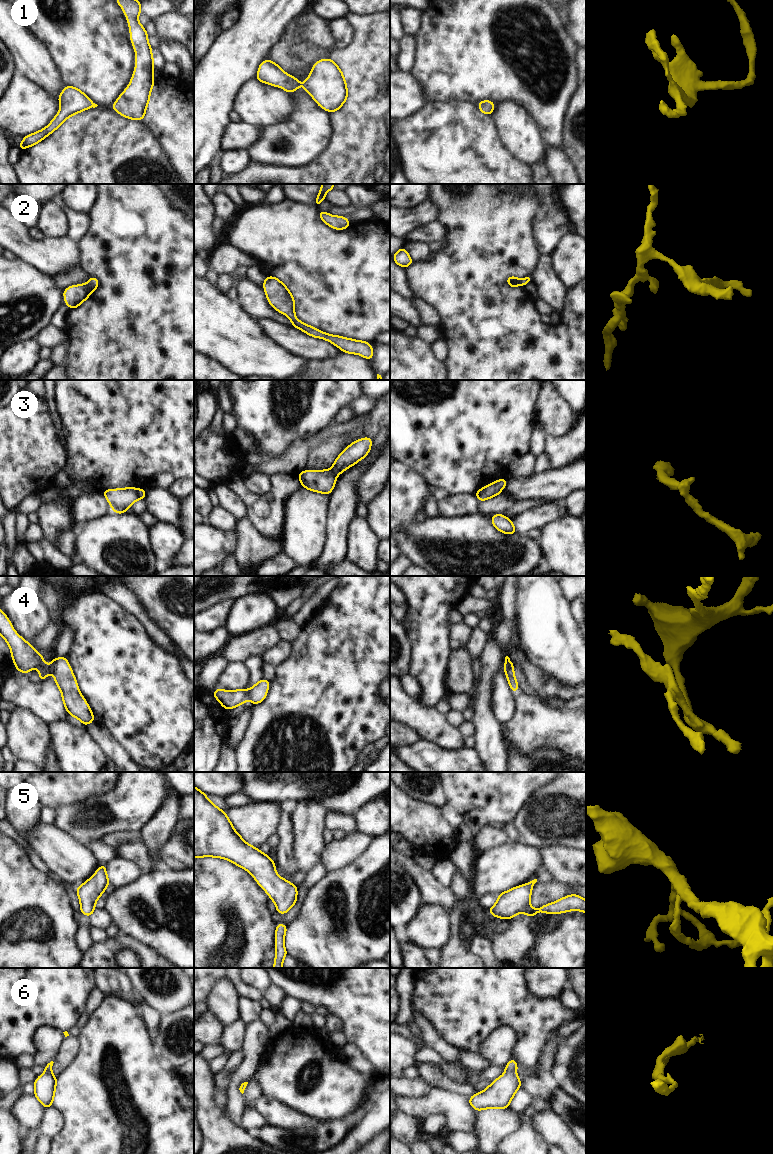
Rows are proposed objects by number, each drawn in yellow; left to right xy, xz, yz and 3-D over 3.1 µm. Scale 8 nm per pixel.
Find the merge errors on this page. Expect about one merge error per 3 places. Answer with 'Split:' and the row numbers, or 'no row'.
Split: 3, 4

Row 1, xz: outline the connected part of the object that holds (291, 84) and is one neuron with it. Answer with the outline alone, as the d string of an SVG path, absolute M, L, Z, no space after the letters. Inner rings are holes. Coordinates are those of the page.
M270 59L259 65L258 75L254 79L275 87L281 87L288 93L298 90L301 84L297 78L288 75Z

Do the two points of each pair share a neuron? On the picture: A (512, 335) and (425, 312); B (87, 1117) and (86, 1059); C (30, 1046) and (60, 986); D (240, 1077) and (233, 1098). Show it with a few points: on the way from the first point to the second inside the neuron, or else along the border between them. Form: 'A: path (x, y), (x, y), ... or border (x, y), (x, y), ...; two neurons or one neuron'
A: border (423, 299), (435, 309), (439, 316), (440, 324); two neurons
B: path (87, 1103), (87, 1073); one neuron
C: path (29, 1031), (29, 1021), (45, 1001); one neuron
D: path (235, 1082), (233, 1093); one neuron

